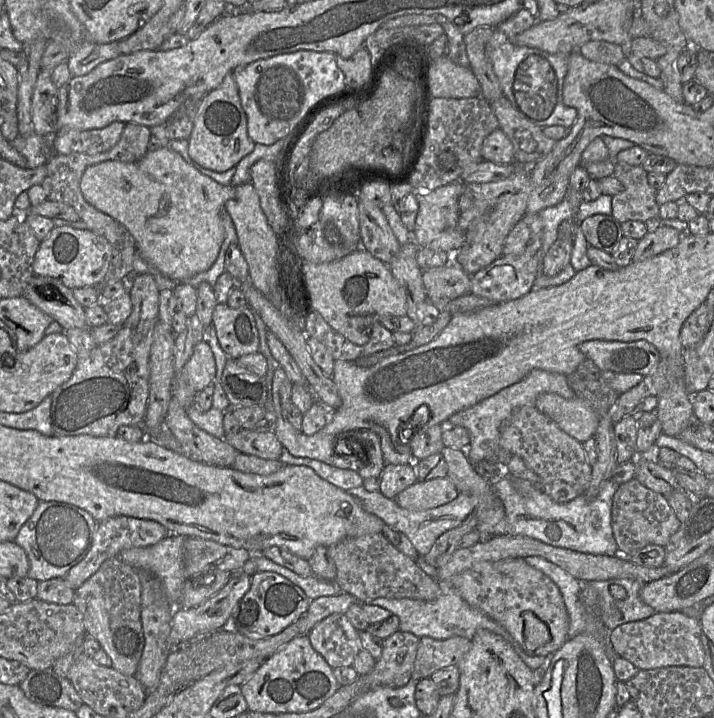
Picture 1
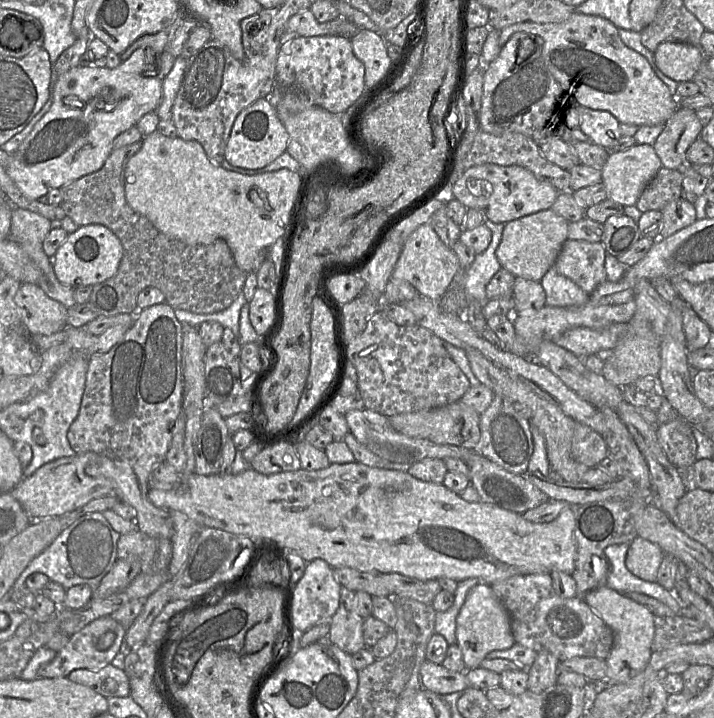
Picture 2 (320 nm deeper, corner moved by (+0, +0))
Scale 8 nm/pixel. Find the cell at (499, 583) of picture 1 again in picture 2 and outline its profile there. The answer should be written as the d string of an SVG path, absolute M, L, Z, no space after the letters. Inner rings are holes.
M548 573L515 575L490 584L492 590L506 607L510 615L511 631L515 644L532 649L535 652L549 651L559 662L574 657L590 657L606 660L614 642L613 631L579 597L561 598L553 589Z

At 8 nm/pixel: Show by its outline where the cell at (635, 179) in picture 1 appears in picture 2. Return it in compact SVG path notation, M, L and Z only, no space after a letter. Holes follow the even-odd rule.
M661 167L643 190L635 206L642 214L654 210L662 211L670 201L682 197L683 177L683 170Z

